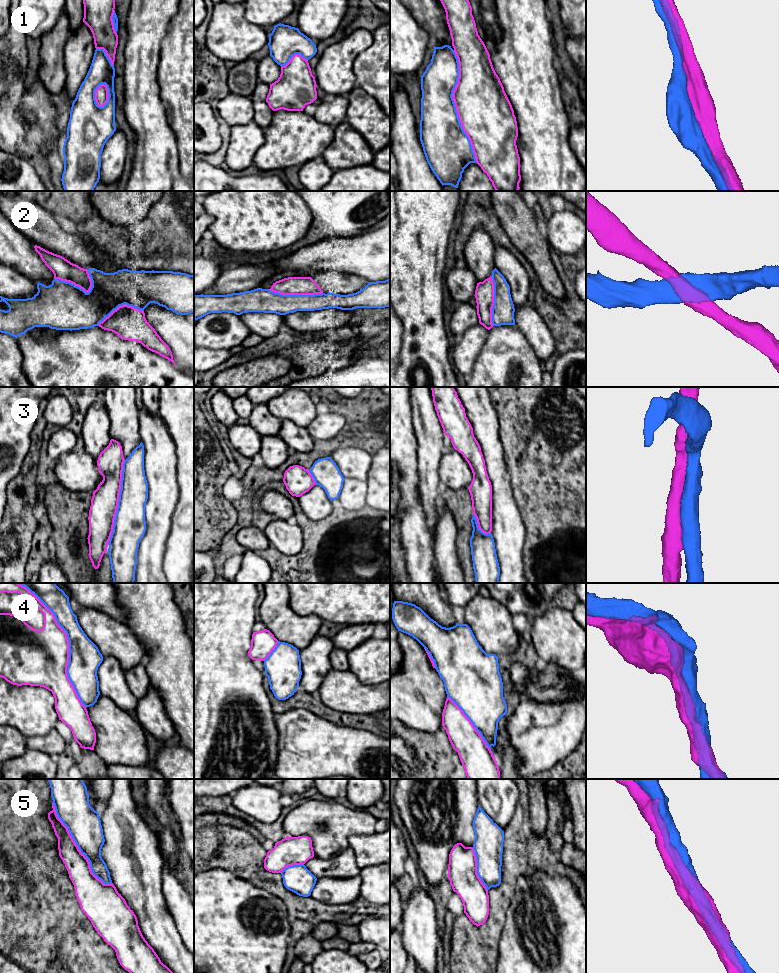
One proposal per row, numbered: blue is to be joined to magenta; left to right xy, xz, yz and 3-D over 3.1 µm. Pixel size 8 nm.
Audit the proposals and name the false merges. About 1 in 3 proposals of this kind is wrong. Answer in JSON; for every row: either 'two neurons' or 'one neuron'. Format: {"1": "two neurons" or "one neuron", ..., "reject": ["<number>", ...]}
{"1": "one neuron", "2": "two neurons", "3": "one neuron", "4": "one neuron", "5": "one neuron", "reject": ["2"]}

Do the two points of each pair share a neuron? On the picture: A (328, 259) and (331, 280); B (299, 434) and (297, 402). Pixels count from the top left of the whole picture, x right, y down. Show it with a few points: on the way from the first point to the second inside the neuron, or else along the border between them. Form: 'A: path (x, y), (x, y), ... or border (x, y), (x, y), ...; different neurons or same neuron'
A: border (340, 271), (363, 277); different neurons
B: border (282, 419), (288, 419), (304, 427), (314, 440); different neurons

